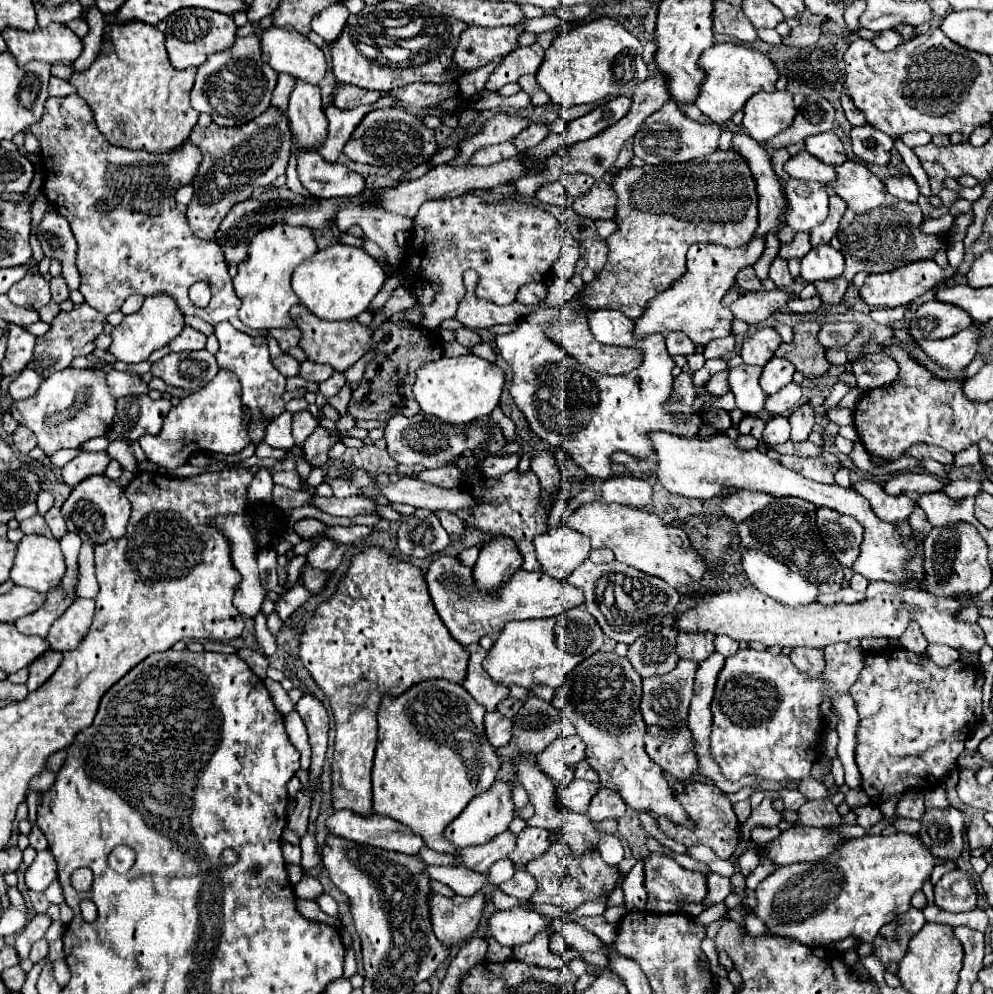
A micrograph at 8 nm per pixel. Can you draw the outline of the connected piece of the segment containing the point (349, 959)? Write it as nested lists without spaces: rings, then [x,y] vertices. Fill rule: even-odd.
[[[346,947],[344,951],[344,977],[352,977],[356,973],[356,959],[350,947]]]

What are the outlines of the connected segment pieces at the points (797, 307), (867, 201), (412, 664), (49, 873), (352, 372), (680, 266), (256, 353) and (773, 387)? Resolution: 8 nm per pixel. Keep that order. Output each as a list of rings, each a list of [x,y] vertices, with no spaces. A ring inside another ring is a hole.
[[[812,297],[812,299],[792,299],[788,303],[788,307],[794,313],[814,313],[820,307],[820,299],[818,297]]]
[[[848,159],[842,165],[836,165],[834,169],[836,179],[828,183],[828,187],[848,205],[836,233],[838,241],[842,243],[842,255],[846,259],[846,269],[842,273],[844,279],[852,281],[858,271],[884,273],[912,263],[914,259],[934,257],[944,239],[936,235],[922,235],[918,231],[920,221],[924,219],[918,203],[902,201],[890,195],[884,183],[874,173],[870,173],[868,167],[860,161]],[[860,215],[862,219],[856,219]]]
[[[368,545],[352,557],[336,593],[328,601],[320,603],[314,617],[310,617],[310,621],[304,625],[300,637],[300,661],[328,697],[336,719],[334,761],[330,769],[332,807],[348,809],[356,815],[372,815],[370,773],[376,749],[376,711],[382,695],[400,695],[414,683],[426,679],[448,679],[462,683],[466,677],[468,651],[448,635],[448,629],[432,605],[424,573],[418,567],[392,557],[382,547]]]
[[[44,849],[38,851],[34,863],[26,869],[26,885],[32,891],[44,891],[56,879],[56,859],[54,855]]]
[[[366,353],[362,359],[357,361],[352,367],[349,367],[344,371],[344,376],[347,382],[359,383],[363,377],[365,367],[368,364],[368,361],[371,361],[374,358],[374,353]]]
[[[716,151],[714,155],[702,157],[700,161],[690,163],[670,163],[670,165],[644,165],[644,167],[624,167],[612,181],[612,191],[618,197],[614,223],[618,229],[606,239],[608,245],[608,261],[596,273],[594,281],[584,285],[580,291],[582,311],[594,313],[598,309],[616,309],[622,311],[628,319],[636,321],[646,305],[682,271],[686,271],[686,251],[694,243],[722,243],[726,247],[742,247],[746,245],[758,227],[758,197],[754,191],[754,179],[746,161],[728,151]]]
[[[222,321],[216,325],[216,337],[220,341],[220,351],[216,353],[216,361],[220,367],[230,369],[238,375],[242,383],[242,403],[250,409],[252,415],[252,425],[250,425],[250,439],[252,443],[260,443],[264,439],[264,425],[260,423],[260,415],[266,417],[278,417],[284,413],[284,377],[280,371],[272,365],[268,357],[268,345],[262,335],[250,337],[242,331],[236,331],[228,321]]]
[[[774,357],[774,359],[770,359],[770,363],[764,365],[764,371],[762,371],[762,377],[760,377],[760,387],[768,395],[774,395],[792,381],[794,371],[796,371],[796,367],[790,361]]]

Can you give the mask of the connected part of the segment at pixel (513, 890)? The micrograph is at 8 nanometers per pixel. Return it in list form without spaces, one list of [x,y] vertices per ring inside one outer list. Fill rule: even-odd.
[[[516,871],[512,879],[508,879],[500,885],[500,891],[506,893],[506,895],[512,895],[516,899],[526,901],[534,893],[534,887],[536,887],[534,877],[528,871]]]

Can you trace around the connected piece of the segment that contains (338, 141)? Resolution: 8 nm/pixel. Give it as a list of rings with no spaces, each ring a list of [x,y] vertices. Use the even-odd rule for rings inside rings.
[[[334,105],[326,107],[324,113],[328,117],[328,137],[324,145],[318,149],[318,153],[328,163],[336,163],[338,155],[342,153],[346,141],[354,133],[354,127],[362,121],[362,117],[370,111],[370,107],[356,107],[356,109],[338,109]]]

